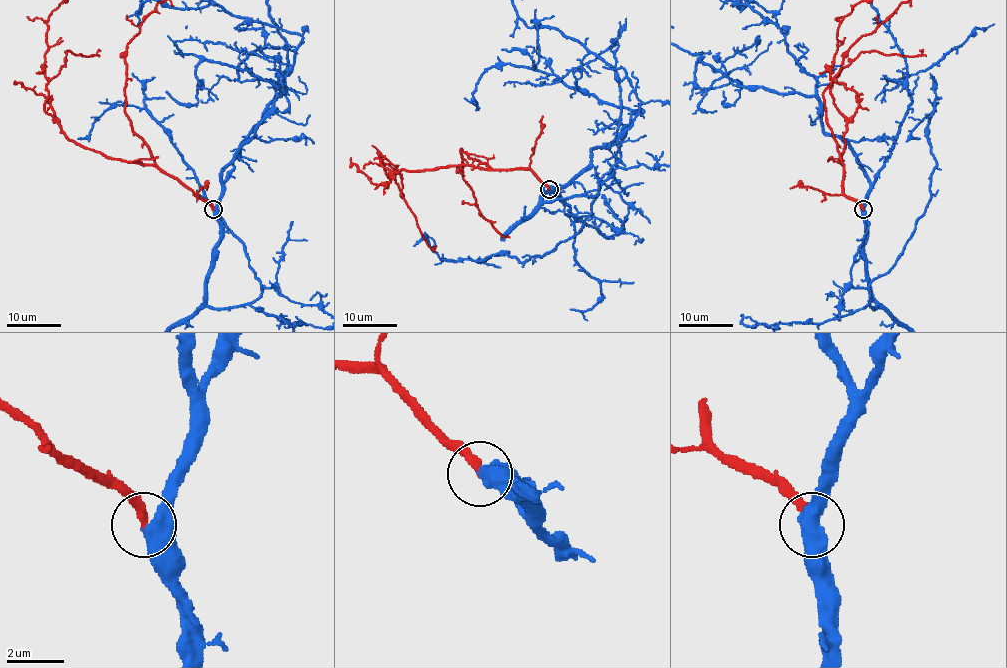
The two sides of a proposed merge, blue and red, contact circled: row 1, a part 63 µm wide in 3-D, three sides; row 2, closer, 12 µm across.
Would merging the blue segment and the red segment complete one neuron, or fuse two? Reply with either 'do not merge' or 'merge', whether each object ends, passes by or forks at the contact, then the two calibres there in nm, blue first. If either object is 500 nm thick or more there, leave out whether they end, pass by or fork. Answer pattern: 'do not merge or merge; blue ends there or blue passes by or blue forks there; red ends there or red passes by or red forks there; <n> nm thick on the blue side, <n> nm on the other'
merge; 550 nm thick on the blue side, 320 nm on the other

